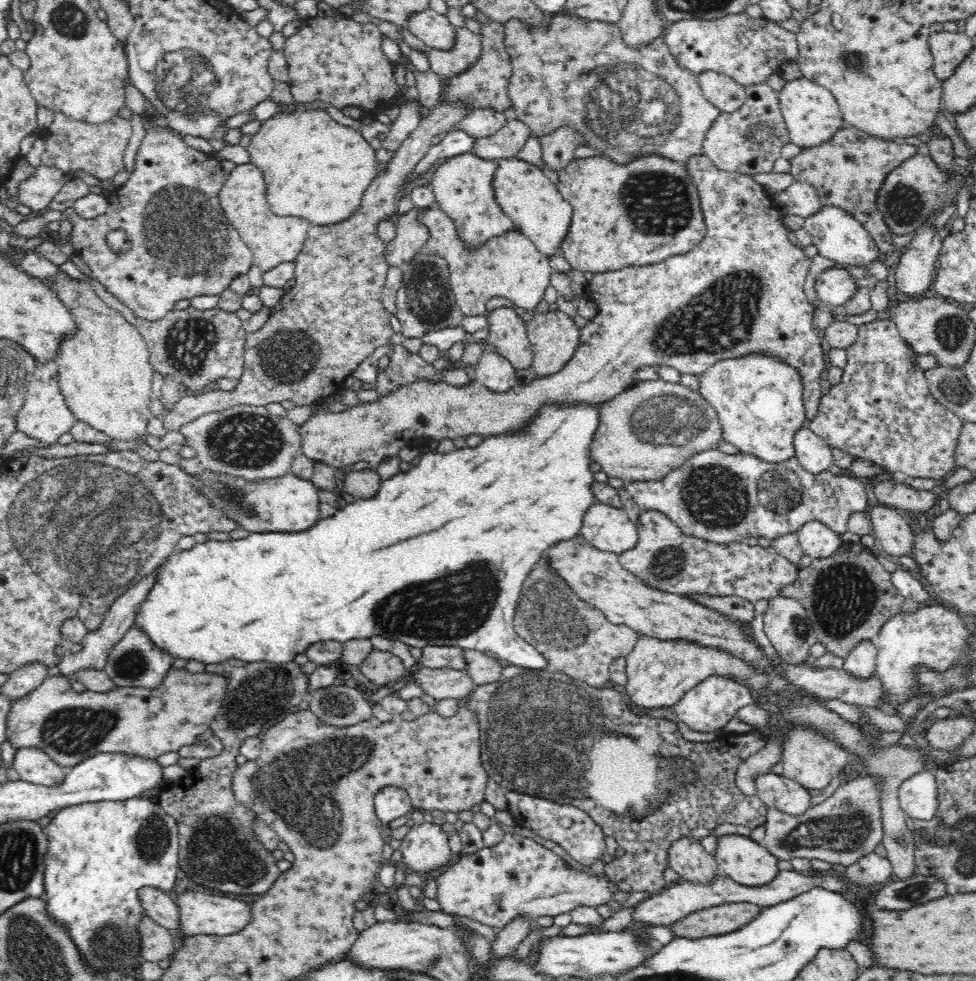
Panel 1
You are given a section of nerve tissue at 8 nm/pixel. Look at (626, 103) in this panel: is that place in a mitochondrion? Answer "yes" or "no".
yes

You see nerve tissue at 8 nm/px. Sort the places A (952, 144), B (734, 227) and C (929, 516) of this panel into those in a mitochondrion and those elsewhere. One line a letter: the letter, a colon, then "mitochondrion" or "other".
A: other
B: other
C: other

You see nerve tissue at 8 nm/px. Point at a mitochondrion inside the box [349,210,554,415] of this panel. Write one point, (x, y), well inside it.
(427, 298)

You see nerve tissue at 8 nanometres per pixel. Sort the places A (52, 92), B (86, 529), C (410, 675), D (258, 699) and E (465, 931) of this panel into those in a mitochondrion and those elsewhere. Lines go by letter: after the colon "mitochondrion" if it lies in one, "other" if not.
A: other
B: mitochondrion
C: other
D: mitochondrion
E: other

